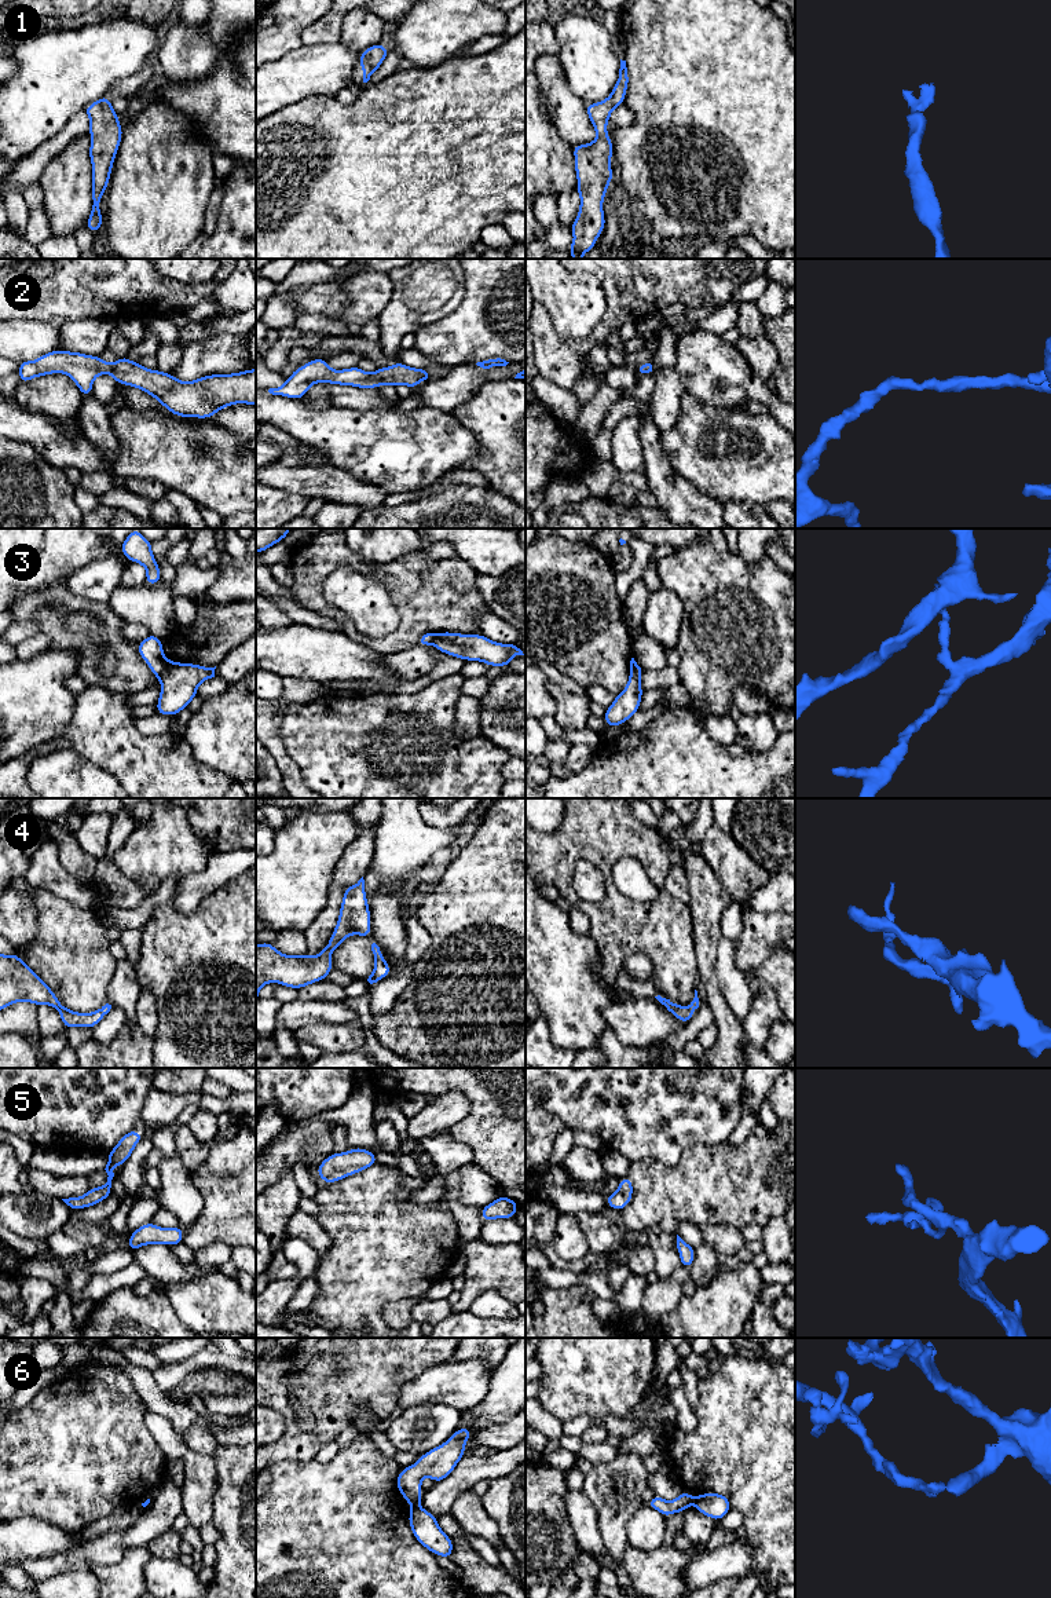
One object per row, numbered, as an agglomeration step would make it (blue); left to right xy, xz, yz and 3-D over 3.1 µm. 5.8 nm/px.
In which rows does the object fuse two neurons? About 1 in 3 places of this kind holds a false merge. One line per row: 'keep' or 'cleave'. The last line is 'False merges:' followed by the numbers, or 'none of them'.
1: keep
2: keep
3: cleave
4: keep
5: keep
6: cleave
False merges: 3, 6

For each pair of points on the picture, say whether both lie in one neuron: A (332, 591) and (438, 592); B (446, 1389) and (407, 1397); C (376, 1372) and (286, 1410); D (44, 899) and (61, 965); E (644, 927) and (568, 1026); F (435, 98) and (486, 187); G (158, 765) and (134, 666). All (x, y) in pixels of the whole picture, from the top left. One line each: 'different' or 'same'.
A: different
B: same
C: same
D: same
E: different
F: same
G: different

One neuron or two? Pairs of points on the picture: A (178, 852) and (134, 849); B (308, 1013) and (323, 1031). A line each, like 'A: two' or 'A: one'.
A: one
B: two

